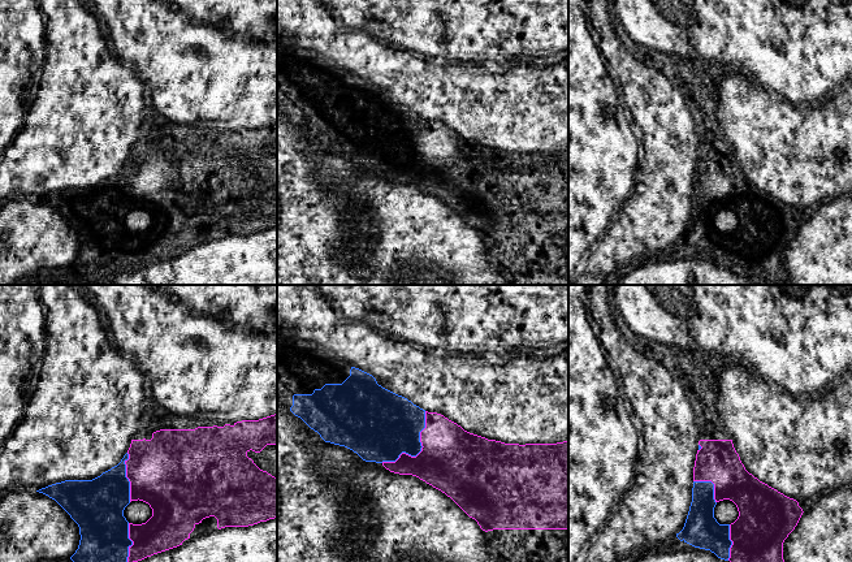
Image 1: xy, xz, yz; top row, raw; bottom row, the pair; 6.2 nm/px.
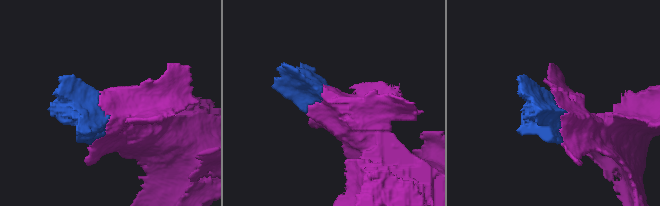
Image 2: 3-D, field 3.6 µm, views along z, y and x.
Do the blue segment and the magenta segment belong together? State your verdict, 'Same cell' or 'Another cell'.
Same cell

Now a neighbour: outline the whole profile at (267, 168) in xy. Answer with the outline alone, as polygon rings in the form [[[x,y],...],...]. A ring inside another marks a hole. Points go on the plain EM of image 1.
[[[267,154],[260,161],[247,160],[247,165],[263,180],[277,186],[277,154]]]

